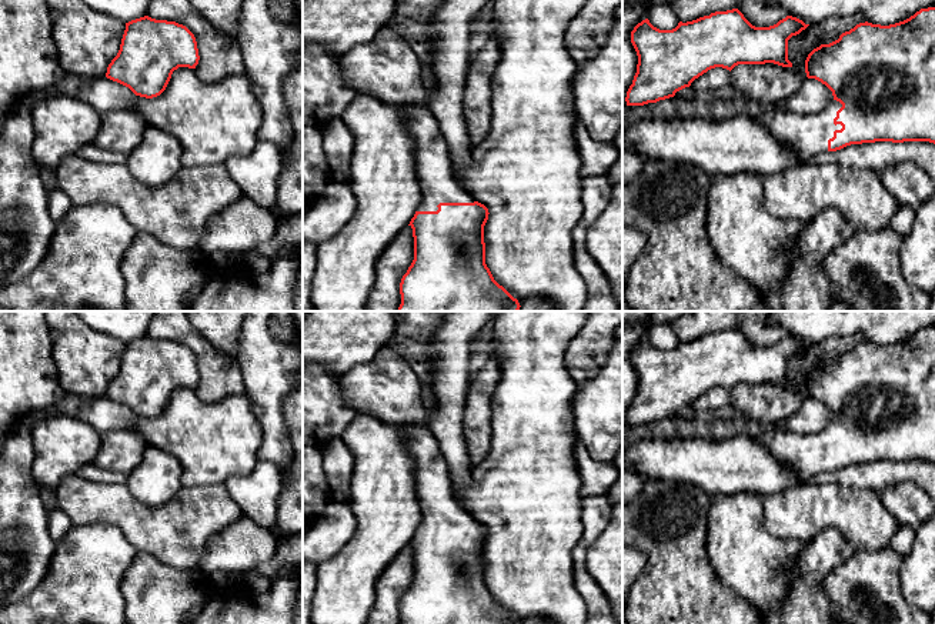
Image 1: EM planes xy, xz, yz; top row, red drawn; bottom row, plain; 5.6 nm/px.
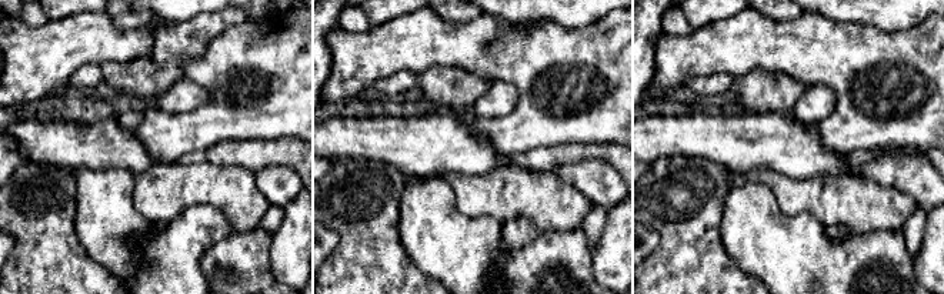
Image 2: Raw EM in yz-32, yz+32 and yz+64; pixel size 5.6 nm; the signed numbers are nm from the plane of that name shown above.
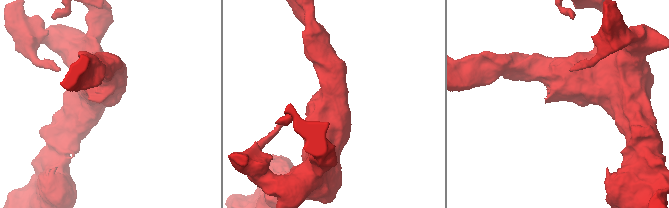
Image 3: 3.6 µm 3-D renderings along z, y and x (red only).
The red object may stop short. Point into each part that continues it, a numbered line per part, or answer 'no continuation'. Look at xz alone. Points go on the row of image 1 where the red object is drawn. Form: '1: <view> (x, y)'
1: xz (433, 164)

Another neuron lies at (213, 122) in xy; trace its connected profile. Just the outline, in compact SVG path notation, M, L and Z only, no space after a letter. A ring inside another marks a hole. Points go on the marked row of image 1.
M178 67L166 90L153 99L136 96L128 87L103 77L87 80L74 97L98 114L141 114L148 126L180 141L181 164L187 168L251 154L263 123L261 107L246 74L206 83L194 69Z

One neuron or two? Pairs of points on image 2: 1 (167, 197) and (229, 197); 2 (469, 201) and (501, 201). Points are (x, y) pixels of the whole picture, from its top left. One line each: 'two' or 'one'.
1: one
2: one

